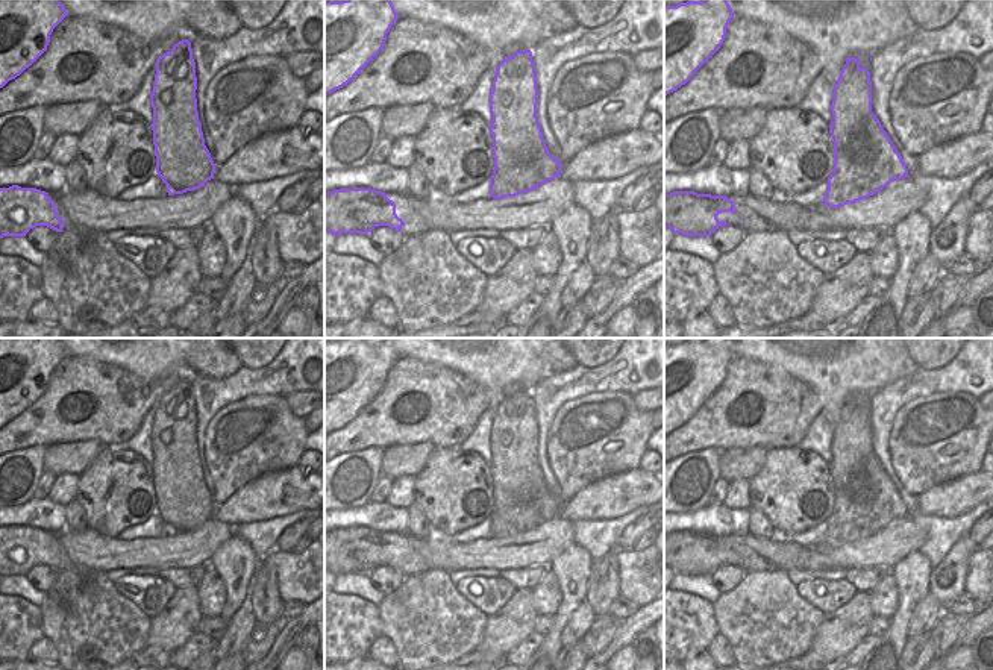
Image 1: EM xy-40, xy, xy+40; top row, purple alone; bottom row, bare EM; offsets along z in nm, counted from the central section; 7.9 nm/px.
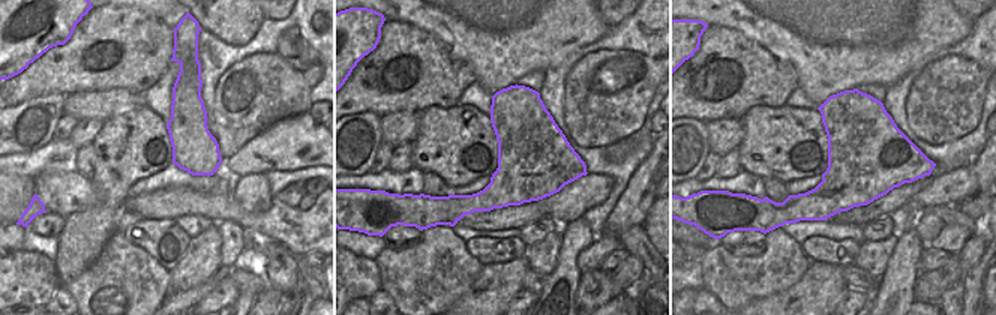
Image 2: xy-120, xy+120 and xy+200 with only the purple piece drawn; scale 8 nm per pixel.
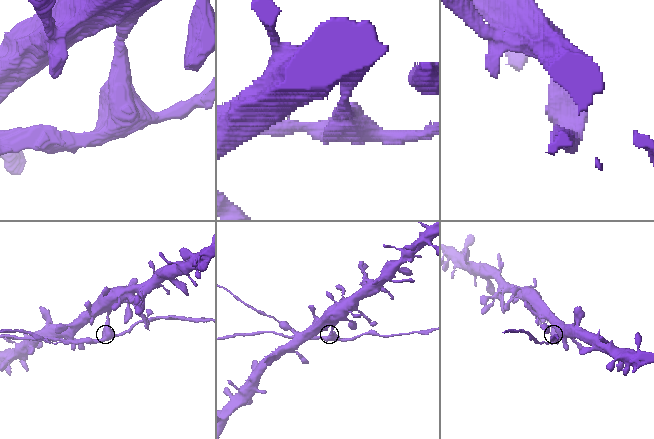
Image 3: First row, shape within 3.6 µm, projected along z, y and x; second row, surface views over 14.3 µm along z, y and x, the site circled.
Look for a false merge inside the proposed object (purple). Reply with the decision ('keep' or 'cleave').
cleave

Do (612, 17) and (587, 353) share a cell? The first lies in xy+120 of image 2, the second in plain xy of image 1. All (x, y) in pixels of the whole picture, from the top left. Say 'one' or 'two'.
one

